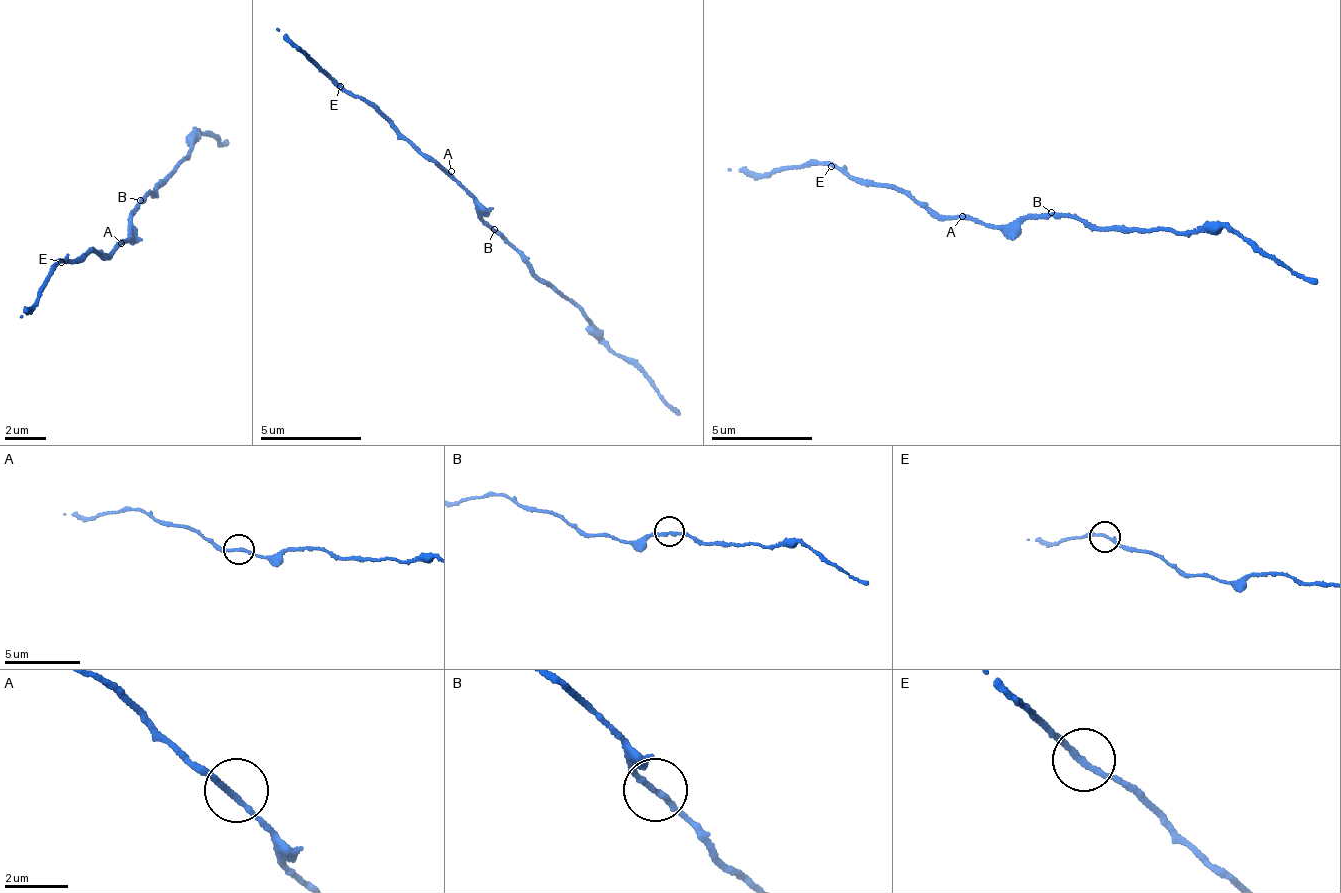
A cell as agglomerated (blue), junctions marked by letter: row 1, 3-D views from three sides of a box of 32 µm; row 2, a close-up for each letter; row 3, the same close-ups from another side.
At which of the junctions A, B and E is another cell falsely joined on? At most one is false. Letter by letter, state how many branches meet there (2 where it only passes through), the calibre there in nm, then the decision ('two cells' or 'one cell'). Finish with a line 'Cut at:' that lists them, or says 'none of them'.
A: 2 branches meet; 170 nm thick; one cell
B: 2 branches meet; 180 nm thick; one cell
E: 2 branches meet; 180 nm thick; one cell
Cut at: none of them

